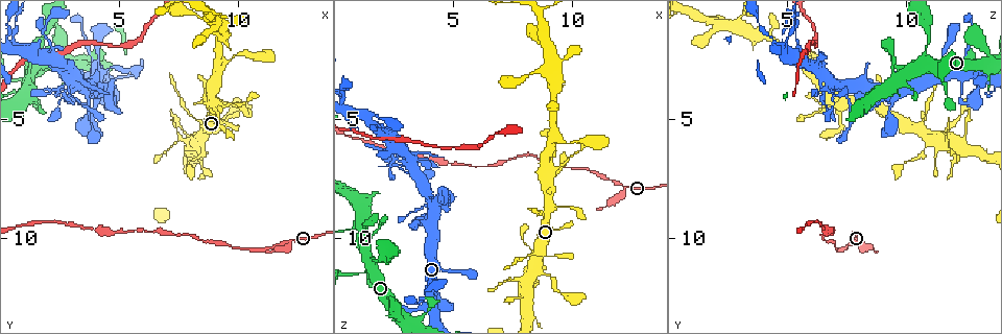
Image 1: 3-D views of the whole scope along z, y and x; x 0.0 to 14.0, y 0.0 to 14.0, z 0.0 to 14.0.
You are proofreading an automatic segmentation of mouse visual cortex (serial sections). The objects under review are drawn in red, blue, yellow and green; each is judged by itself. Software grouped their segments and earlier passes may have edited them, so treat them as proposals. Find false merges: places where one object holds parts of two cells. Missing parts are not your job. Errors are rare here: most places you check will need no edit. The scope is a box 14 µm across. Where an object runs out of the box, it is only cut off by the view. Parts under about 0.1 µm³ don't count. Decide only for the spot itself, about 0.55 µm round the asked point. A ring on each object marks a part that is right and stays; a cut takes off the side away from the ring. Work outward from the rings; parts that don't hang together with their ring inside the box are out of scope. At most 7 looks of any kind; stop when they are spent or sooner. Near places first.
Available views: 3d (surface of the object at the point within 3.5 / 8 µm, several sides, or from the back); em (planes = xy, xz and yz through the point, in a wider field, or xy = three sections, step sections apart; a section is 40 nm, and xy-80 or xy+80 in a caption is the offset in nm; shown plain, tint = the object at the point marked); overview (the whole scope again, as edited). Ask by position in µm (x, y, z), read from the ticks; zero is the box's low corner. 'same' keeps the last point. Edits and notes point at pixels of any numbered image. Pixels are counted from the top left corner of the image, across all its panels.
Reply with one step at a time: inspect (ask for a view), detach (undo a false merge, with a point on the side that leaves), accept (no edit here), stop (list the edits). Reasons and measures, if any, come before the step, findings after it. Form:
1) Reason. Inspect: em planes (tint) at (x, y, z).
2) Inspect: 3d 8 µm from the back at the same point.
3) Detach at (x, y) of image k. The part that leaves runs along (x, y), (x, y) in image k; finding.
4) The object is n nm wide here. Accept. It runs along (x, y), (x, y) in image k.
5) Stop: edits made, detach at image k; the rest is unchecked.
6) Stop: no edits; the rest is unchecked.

A narrow waist. Inspect: 3d 8 µm at (10.0, 2.3, 6.0).

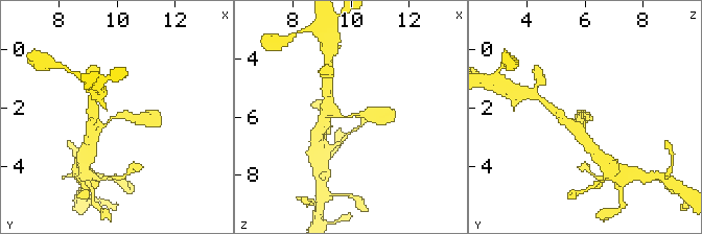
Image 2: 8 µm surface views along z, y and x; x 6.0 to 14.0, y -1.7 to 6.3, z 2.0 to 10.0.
Shape alone is not enough. Inspect: em xy step 5 (tint) at (10.0, 2.4, 5.9).

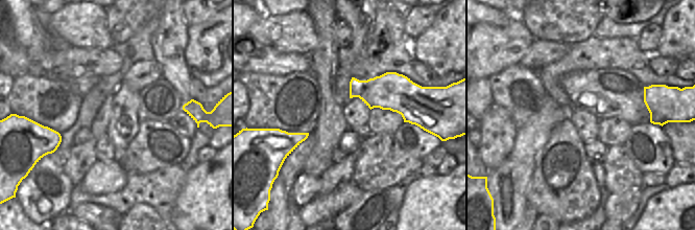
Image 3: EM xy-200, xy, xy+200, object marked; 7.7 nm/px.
Accept. It runs along (93, 132), (113, 117), (146, 117) in image 2; one cell here.

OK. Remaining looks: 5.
Thin arm on a thick one. Inspect: 3d 3.5 µm at (3.4, 3.4, 7.1).

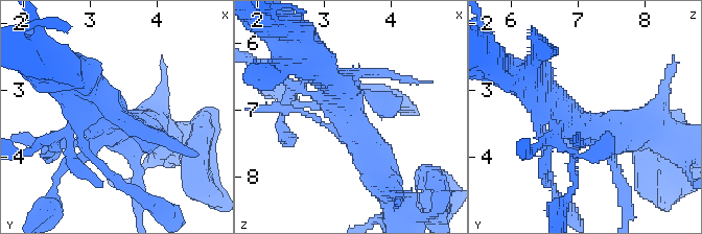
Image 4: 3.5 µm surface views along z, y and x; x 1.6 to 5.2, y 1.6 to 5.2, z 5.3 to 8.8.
Need the tissue. Inspect: em xy step 5 (tint) at (3.30, 3.45, 7.00).

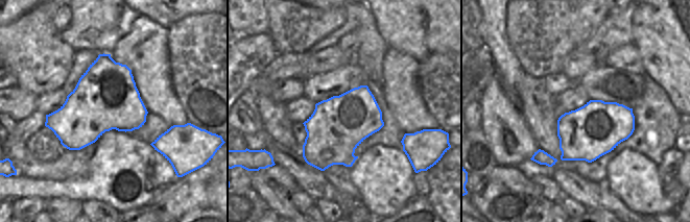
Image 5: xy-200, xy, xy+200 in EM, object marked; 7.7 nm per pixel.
Accept. It runs along (378, 170), (314, 66) in image 4; continuous, no second cell.

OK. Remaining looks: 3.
Four or more arms meet. Inspect: 3d 3.5 µm at (1.6, 2.4, 10.8).

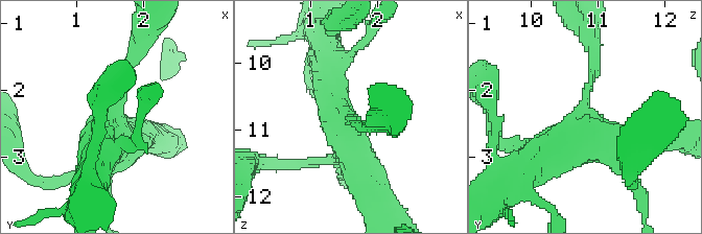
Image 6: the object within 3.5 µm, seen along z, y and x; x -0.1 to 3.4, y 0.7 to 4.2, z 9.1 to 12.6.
4 arms meet here; the arms are 150, 150, 450, 500 nm wide; now the EM. Inspect: em xy step 3 (tint) at (1.55, 2.45, 10.85).

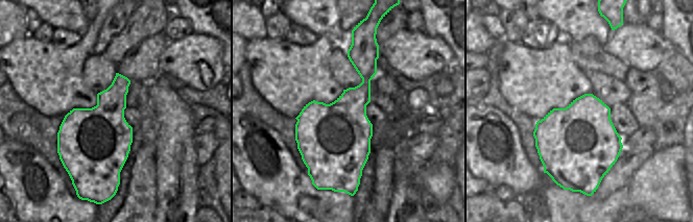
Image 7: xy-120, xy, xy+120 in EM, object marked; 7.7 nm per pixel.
Accept. It runs along (367, 187), (335, 113), (332, 67) in image 6; all the same cell.

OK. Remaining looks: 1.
Stop: no edits; the rest is unchecked.

